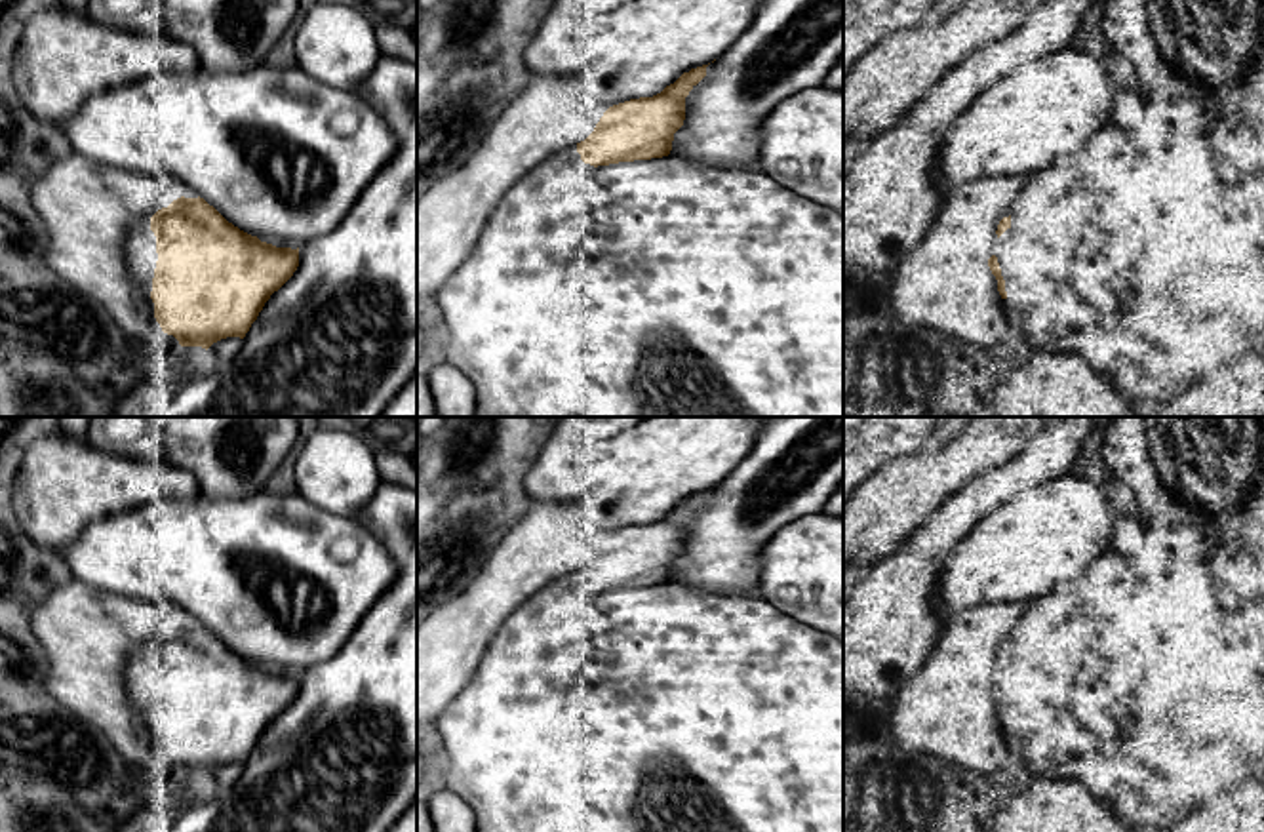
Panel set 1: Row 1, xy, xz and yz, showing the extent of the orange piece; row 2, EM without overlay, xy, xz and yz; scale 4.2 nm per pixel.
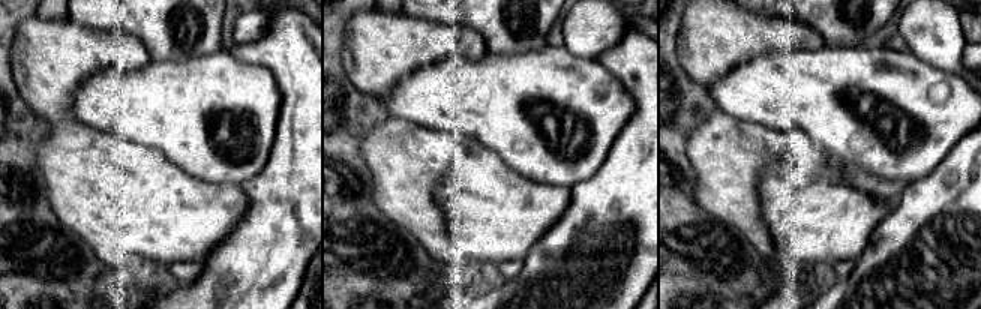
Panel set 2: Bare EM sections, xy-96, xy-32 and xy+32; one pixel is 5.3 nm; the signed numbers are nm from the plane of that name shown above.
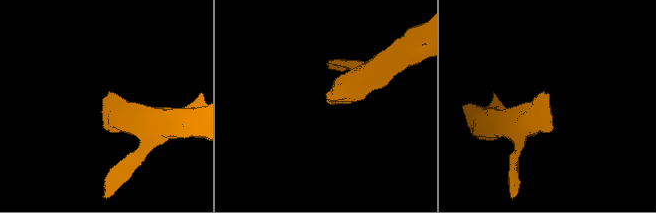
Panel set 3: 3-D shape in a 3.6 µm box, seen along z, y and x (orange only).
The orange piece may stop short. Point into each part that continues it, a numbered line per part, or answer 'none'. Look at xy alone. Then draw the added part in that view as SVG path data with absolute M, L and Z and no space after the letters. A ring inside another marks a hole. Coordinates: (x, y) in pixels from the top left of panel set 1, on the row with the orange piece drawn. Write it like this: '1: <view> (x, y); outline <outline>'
1: xy (90, 210); outline M78 152L57 160L32 183L32 208L48 238L48 267L95 299L129 337L147 331L147 314L128 270L128 240L156 206L158 183L150 175Z

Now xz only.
none

